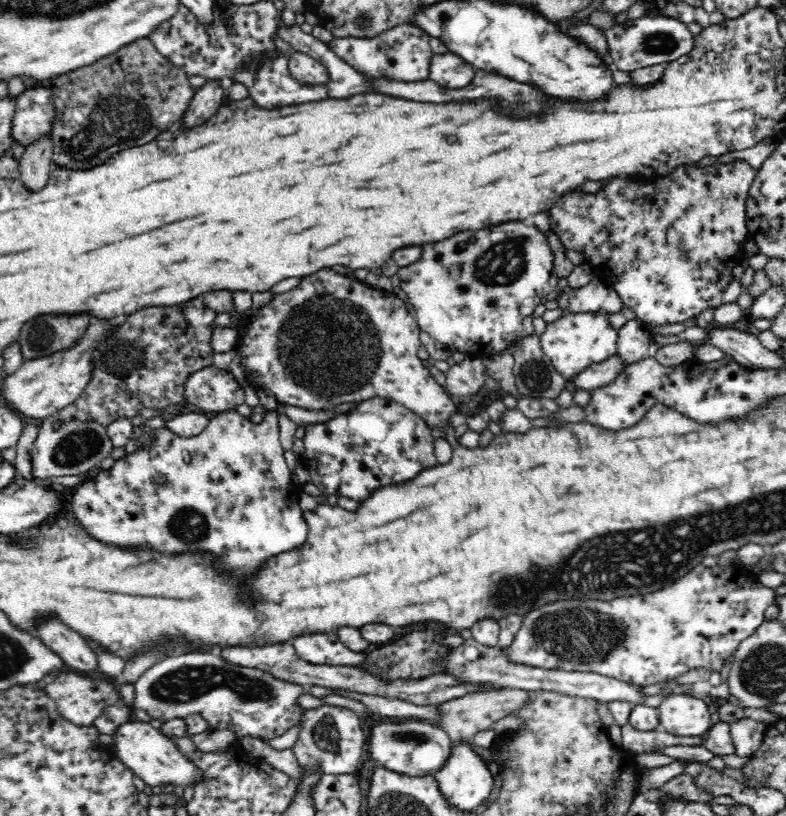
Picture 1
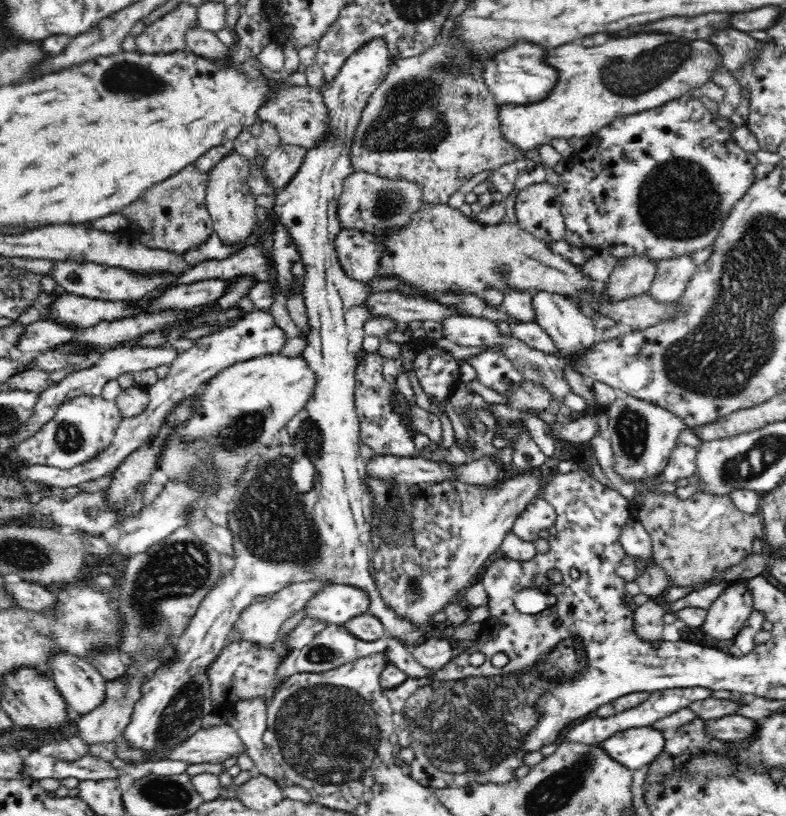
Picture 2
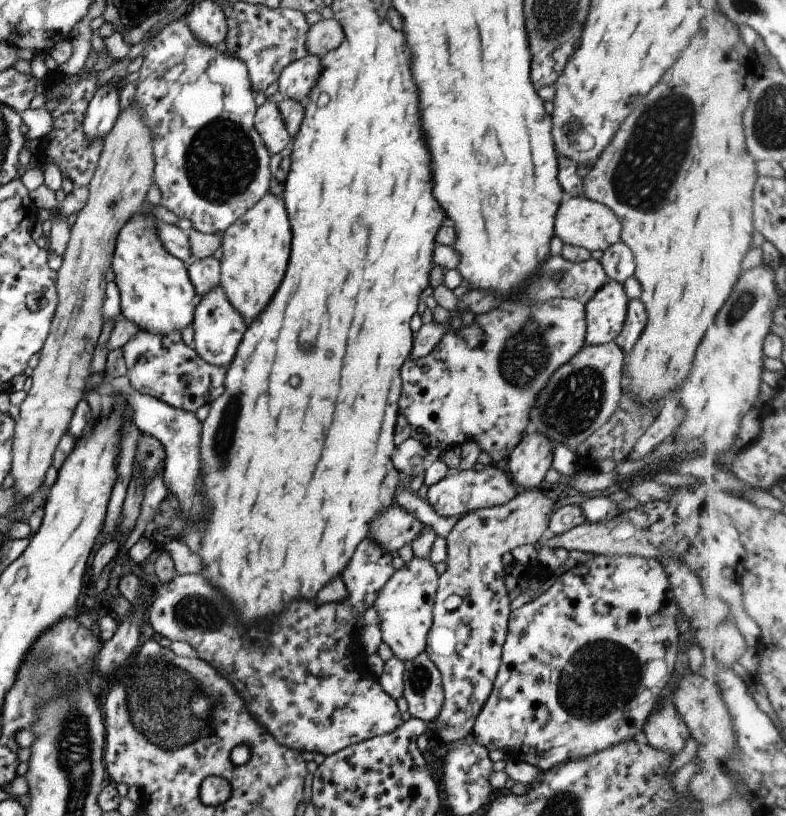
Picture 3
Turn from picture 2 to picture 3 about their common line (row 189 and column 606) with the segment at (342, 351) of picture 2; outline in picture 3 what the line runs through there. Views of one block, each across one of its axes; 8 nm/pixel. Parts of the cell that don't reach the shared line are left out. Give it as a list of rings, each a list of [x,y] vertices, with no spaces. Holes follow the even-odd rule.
[[[605,280],[584,304],[584,344],[601,345],[613,341],[623,326],[627,302],[622,284]]]

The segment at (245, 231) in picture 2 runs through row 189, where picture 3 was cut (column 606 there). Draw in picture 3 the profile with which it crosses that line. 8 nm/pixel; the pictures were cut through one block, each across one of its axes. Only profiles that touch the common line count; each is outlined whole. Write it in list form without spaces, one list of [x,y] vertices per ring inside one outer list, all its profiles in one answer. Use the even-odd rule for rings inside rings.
[[[581,195],[565,196],[554,214],[554,236],[561,240],[562,244],[569,244],[586,248],[588,251],[599,250],[603,252],[612,244],[620,241],[621,224],[617,216],[607,206],[600,202],[583,198]]]

